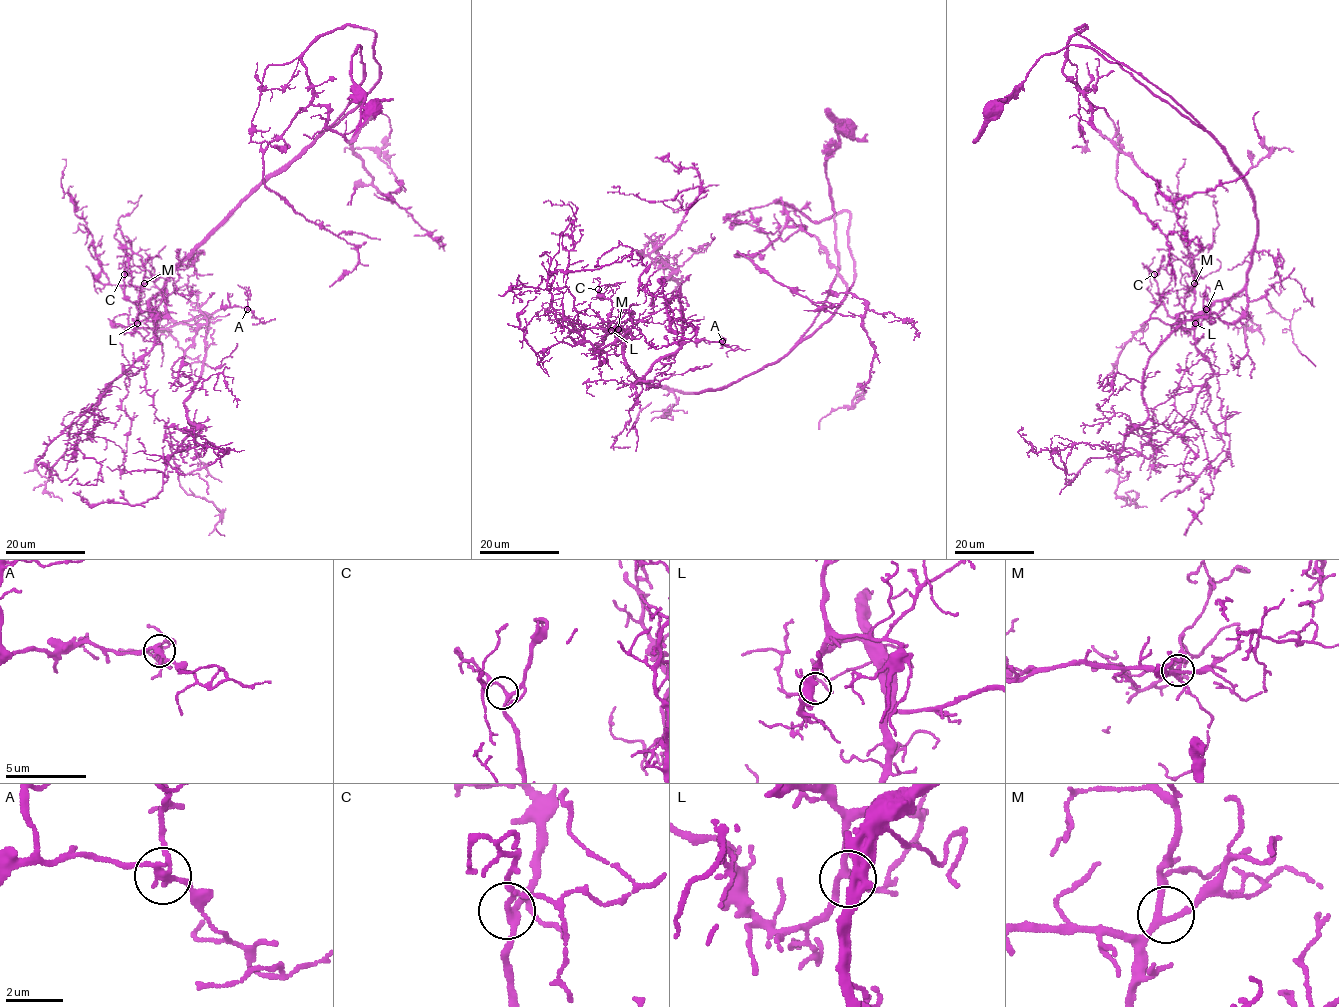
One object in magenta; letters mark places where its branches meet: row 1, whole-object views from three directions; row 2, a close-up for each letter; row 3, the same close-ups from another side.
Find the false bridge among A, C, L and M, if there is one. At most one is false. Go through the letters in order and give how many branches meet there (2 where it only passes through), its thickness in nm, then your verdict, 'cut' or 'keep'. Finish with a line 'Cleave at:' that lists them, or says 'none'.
A: 3 branches meet; 200 nm thick; keep
C: 3 branches meet; 200 nm thick; keep
L: 3 branches meet; 180 nm thick; keep
M: 3 branches meet; 200 nm thick; keep
Cleave at: none

